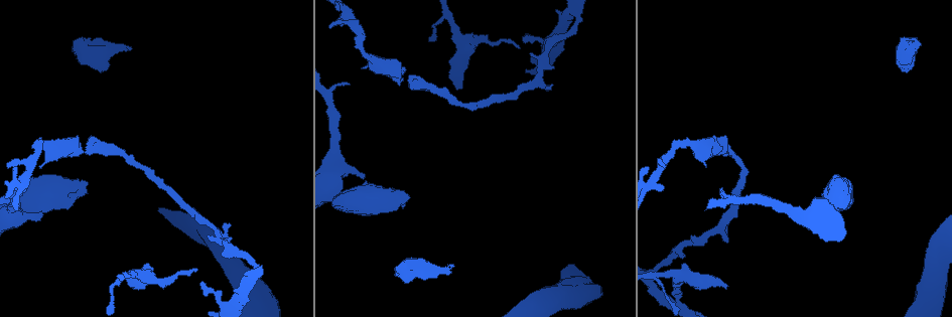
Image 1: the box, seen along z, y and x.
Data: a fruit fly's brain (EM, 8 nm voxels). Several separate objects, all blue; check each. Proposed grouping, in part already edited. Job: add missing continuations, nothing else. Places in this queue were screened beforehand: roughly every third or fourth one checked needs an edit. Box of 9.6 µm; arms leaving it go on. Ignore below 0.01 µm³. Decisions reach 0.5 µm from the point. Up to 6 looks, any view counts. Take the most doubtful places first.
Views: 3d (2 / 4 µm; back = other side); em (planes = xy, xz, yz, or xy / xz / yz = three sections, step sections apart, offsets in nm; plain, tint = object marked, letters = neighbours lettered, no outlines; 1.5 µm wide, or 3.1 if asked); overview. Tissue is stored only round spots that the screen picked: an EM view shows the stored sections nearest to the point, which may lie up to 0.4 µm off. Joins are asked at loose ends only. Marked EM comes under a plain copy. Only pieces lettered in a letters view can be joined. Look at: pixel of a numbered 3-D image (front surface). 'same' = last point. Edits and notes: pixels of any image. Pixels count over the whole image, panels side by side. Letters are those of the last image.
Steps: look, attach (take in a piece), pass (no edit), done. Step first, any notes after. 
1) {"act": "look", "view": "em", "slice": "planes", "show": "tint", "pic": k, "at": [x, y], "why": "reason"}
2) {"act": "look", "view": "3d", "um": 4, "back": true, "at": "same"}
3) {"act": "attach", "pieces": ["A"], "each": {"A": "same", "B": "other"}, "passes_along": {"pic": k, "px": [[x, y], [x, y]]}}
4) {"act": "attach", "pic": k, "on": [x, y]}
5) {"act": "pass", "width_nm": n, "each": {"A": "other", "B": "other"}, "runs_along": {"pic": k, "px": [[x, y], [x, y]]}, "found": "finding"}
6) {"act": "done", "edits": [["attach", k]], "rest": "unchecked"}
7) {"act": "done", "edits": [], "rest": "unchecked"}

{"act": "look", "view": "3d", "um": 4, "pic": 1, "at": [132, 48], "why": "an open end"}

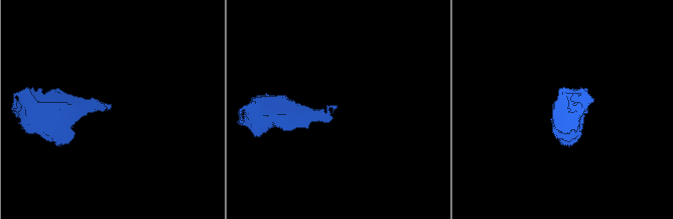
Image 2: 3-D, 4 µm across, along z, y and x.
{"act": "look", "view": "em", "slice": "planes", "show": "letters", "pic": 2, "at": [337, 107], "why": "need the tissue"}

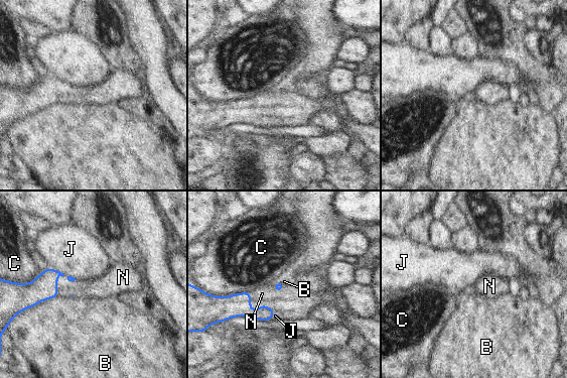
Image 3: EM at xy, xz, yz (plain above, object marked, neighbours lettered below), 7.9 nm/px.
{"act": "attach", "pieces": ["N"], "each": {"B": "other", "C": "other", "J": "other", "N": "same"}, "passes_along": {"pic": 3, "px": [[236, 304], [257, 309], [287, 303]]}, "found": "it goes on there"}

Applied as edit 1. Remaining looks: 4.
{"act": "look", "view": "overview"}

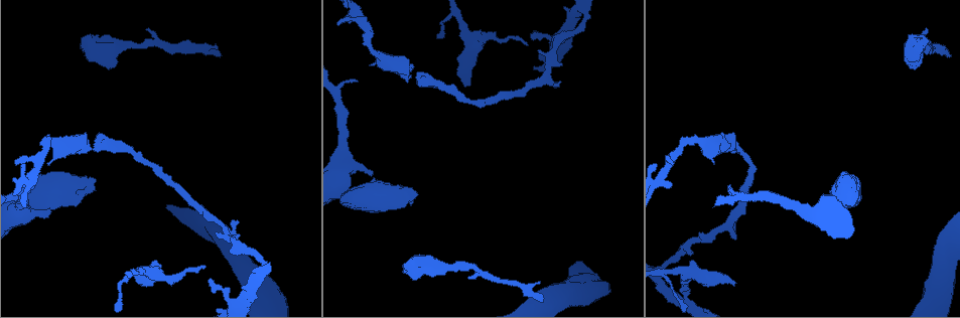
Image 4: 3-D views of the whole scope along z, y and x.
{"act": "look", "view": "em", "slice": "yz", "step": 8, "show": "tint", "pic": 4, "at": [468, 86], "why": "an open end"}

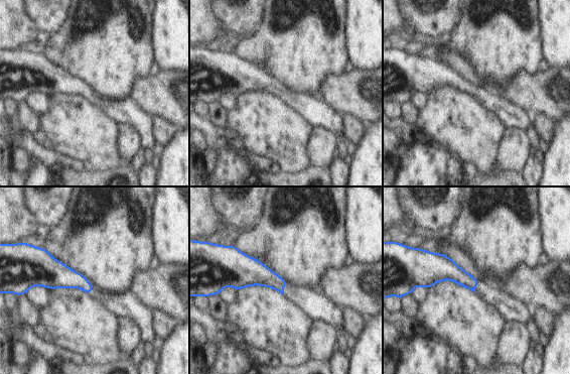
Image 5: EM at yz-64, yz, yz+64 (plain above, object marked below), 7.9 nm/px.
{"act": "look", "view": "em", "slice": "planes", "show": "letters", "at": "same"}

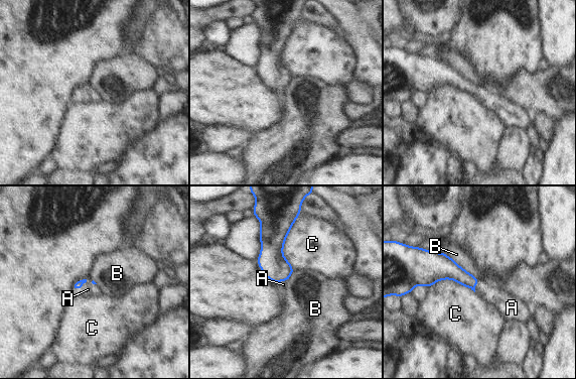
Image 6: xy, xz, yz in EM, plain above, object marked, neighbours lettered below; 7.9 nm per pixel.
{"act": "attach", "pieces": ["A"], "longest_contact_nm": ["C", 400], "each": {"A": "same", "B": "other", "C": "other"}, "passes_along": {"pic": 6, "px": [[79, 284], [81, 286], [88, 289]]}, "found": "the neuron continues"}

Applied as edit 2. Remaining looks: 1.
{"act": "done", "edits": [["attach", 3], ["attach", 6]], "rest": "unchecked"}

